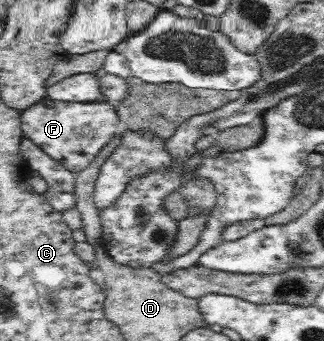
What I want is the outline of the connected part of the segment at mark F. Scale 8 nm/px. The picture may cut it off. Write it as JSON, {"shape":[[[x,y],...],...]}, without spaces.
{"shape":[[[45,97],[37,104],[21,112],[23,137],[42,149],[50,158],[77,173],[84,170],[102,149],[117,135],[118,113],[105,102],[68,103],[51,101]]]}

